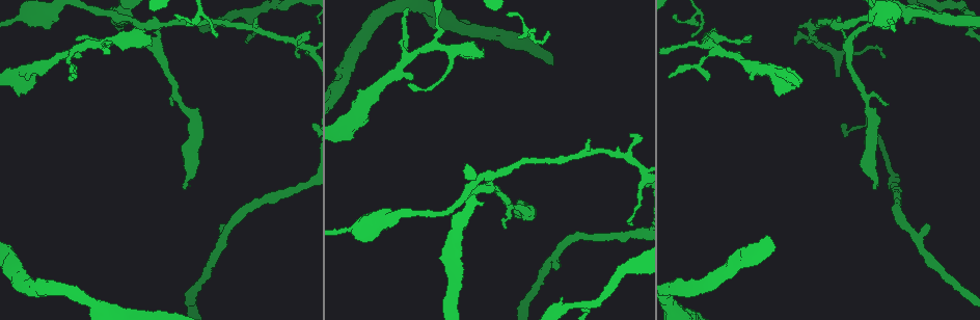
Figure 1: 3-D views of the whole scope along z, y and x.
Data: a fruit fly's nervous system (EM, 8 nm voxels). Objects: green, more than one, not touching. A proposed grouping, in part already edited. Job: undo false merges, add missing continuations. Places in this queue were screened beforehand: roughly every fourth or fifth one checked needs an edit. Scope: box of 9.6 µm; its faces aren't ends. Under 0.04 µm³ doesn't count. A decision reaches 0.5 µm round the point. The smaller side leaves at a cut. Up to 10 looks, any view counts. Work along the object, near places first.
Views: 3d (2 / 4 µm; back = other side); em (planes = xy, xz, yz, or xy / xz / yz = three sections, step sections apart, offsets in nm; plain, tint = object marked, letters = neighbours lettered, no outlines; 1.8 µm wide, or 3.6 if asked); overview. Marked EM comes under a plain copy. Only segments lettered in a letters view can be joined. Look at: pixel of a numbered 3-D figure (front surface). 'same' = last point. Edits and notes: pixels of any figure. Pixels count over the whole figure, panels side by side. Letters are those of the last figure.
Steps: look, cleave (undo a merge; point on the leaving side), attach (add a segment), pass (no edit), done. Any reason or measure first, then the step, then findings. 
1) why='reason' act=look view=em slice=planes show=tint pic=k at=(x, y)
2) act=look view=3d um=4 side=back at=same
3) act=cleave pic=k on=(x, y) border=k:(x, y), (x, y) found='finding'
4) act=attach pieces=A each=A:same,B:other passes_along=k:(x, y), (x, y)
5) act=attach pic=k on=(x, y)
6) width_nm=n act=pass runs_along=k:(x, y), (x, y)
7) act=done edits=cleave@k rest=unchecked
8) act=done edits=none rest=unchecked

act=look view=em slice=xz step=16 show=tint pic=1 at=(80, 55)

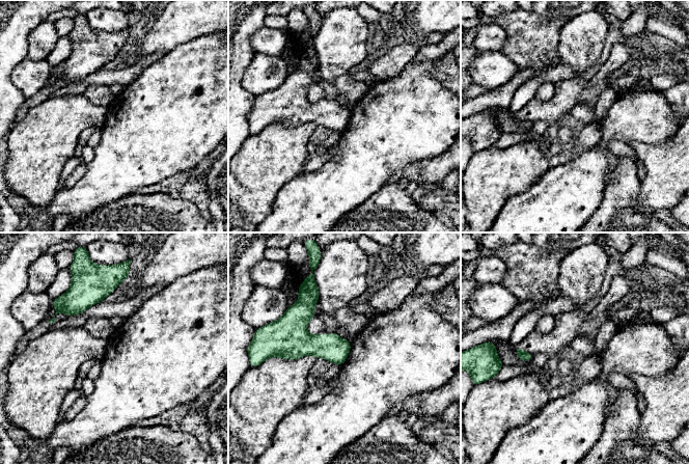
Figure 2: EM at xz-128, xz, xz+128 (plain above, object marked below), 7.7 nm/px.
act=look view=em slice=planes show=tint at=same

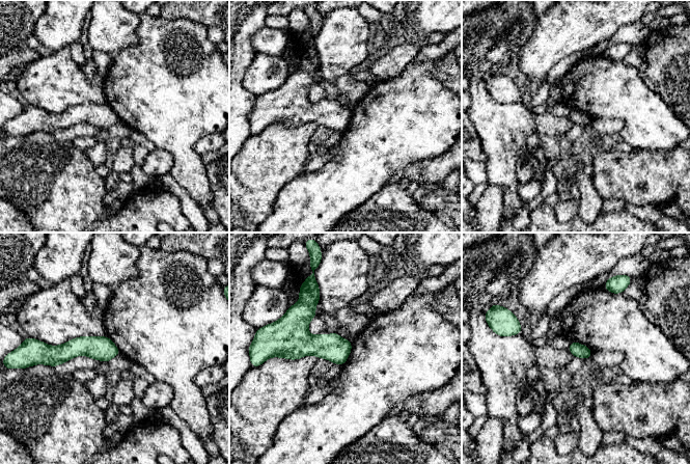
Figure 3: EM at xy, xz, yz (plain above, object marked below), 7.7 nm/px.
act=look view=em slice=planes show=letters at=same

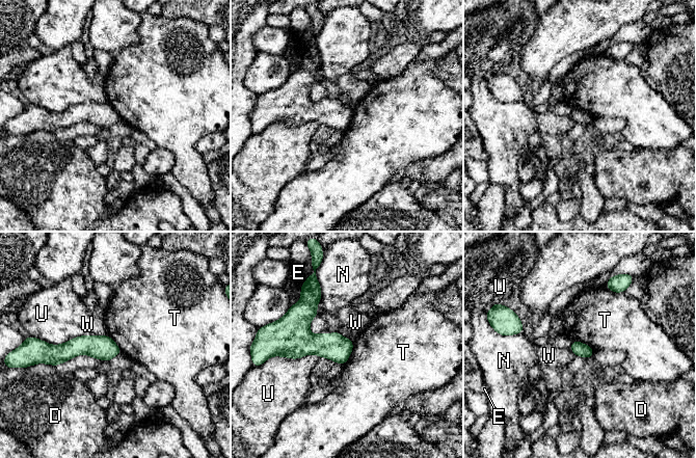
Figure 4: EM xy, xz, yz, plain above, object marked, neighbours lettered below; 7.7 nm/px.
width_nm=110 act=pass each=D:other,E:other,N:other,T:other,U:other,W:other found='none of them fits'

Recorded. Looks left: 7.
why='an open end' act=look view=3d um=2 pic=1 at=(299, 43)

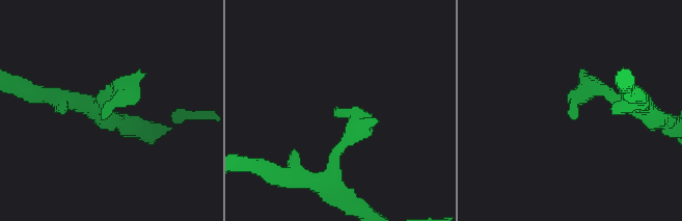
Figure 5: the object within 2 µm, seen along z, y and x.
act=look view=em slice=planes show=letters pic=5 at=(570, 116)

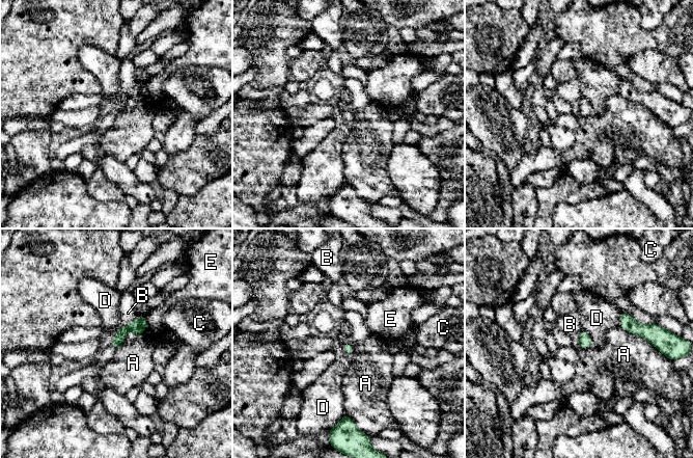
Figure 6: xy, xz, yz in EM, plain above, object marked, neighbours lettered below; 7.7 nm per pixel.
act=pass each=A:other,B:other,C:other,D:other,E:other border=6:(620, 325), (653, 345) found='no lettered segment goes on from it'

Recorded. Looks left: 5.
why='an open end' act=look view=em slice=planes show=letters pic=1 at=(556, 268)

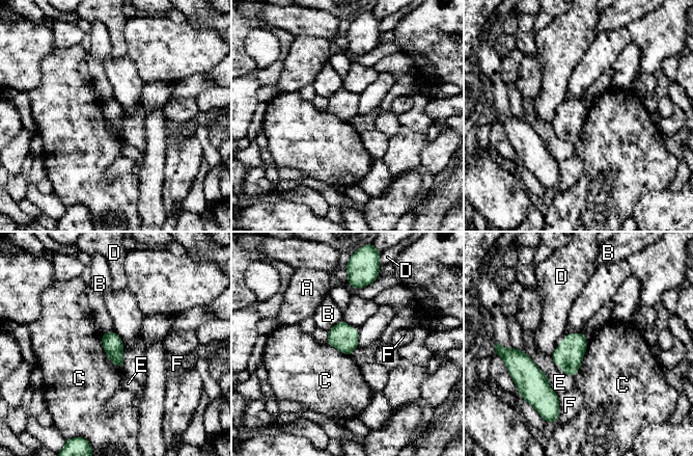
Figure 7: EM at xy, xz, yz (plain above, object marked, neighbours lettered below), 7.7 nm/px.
width_nm=160 longest_contact=C:320nm act=pass each=A:other,B:other,C:other,D:other,E:other,F:other found='no lettered segment goes on from it'

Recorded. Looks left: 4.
act=look view=em slice=planes show=letters pic=1 at=(183, 187)

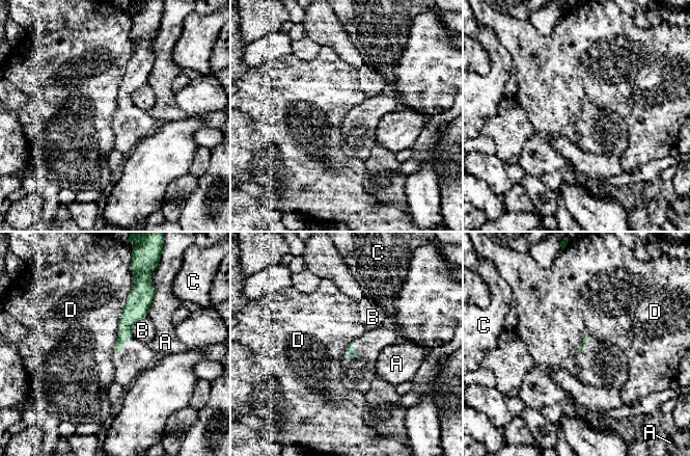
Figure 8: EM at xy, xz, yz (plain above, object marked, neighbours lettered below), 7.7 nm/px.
act=pass each=A:other,B:other,C:other,D:other border=8:(135, 278), (112, 350) found='no lettered segment goes on from it'

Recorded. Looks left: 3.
act=done edits=none rest=unchecked

